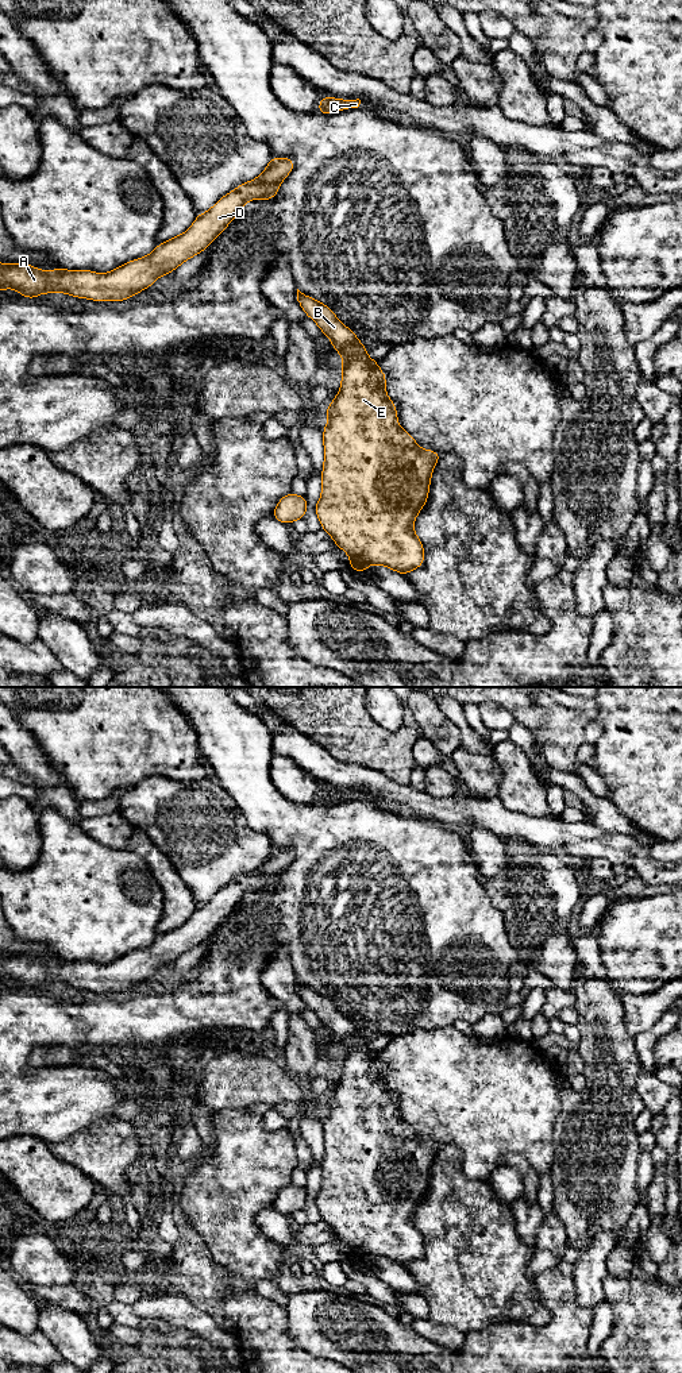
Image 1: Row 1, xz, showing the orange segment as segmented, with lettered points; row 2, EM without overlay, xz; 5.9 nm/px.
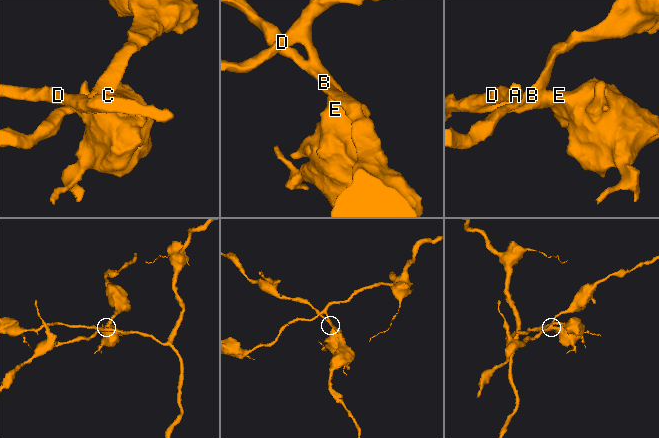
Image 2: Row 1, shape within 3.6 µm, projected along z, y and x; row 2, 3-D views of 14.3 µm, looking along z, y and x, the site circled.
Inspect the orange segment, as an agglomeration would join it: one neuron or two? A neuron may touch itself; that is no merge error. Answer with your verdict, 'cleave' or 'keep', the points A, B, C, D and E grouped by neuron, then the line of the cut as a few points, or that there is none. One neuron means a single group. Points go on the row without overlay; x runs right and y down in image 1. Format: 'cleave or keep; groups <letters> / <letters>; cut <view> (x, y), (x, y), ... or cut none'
cleave; groups A C D E / B; cut xz (365, 1040), (353, 1040), (343, 1048)

